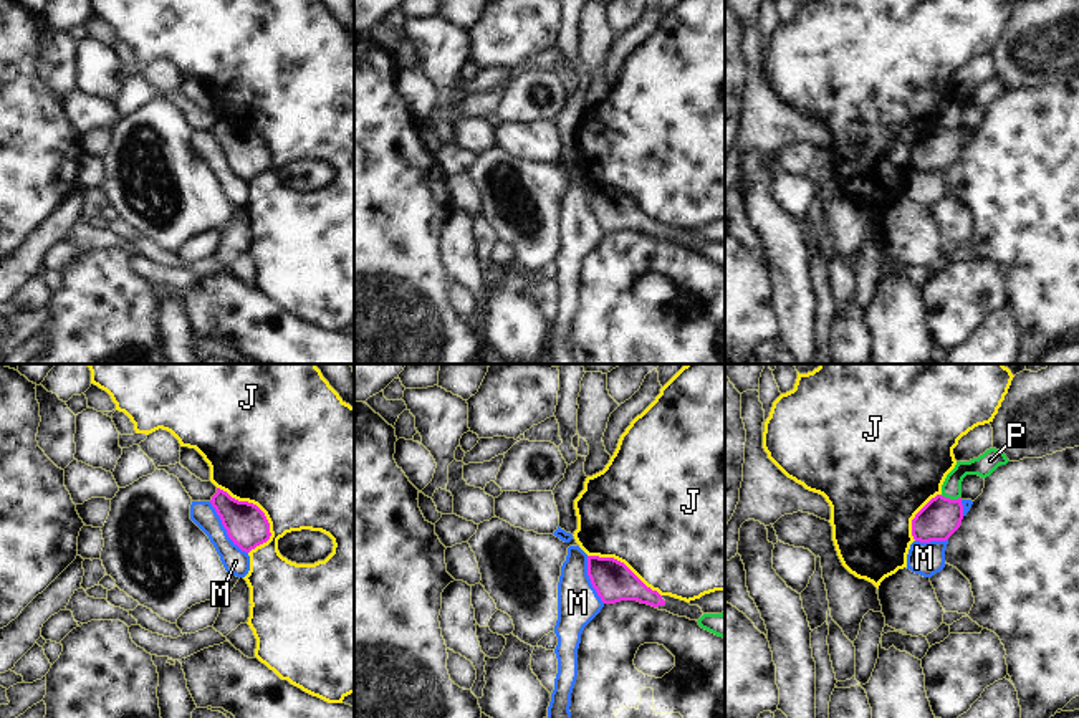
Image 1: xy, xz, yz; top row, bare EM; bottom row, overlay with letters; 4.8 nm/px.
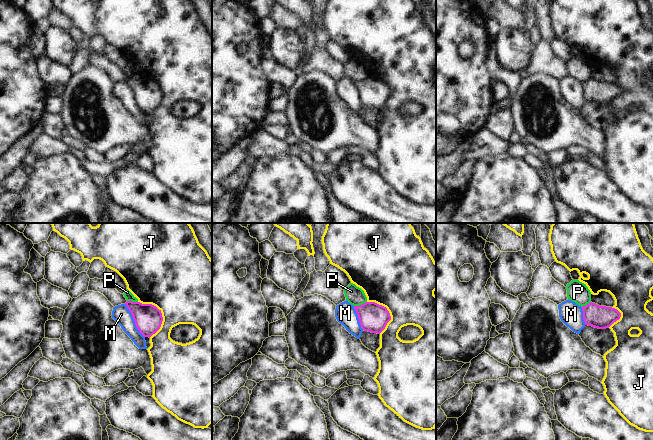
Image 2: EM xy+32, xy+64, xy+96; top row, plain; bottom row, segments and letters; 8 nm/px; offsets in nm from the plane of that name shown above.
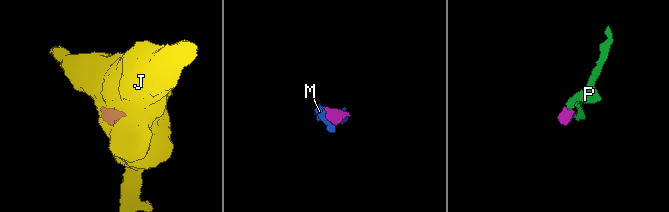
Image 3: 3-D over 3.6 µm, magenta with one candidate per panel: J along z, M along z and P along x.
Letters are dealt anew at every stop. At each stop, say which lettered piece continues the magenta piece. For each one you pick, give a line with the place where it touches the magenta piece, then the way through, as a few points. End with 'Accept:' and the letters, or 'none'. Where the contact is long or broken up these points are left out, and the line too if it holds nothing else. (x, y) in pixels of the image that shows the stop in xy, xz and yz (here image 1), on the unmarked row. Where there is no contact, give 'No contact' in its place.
Accept: none

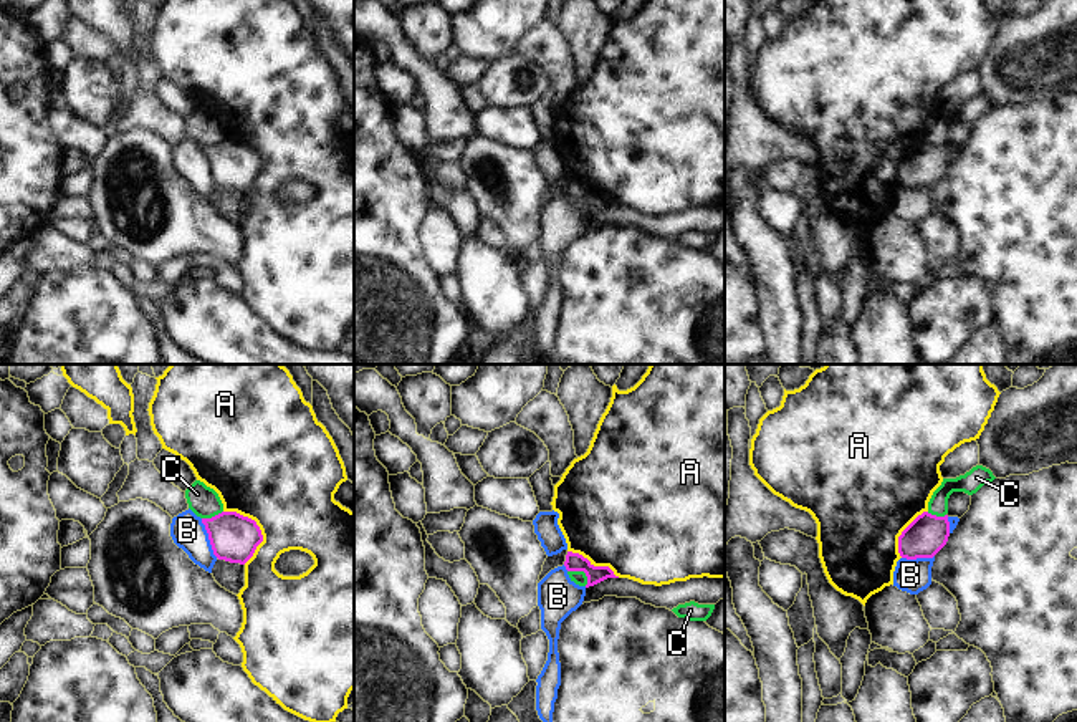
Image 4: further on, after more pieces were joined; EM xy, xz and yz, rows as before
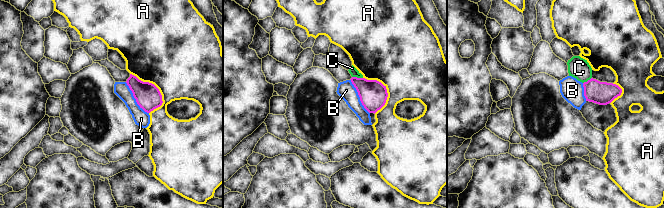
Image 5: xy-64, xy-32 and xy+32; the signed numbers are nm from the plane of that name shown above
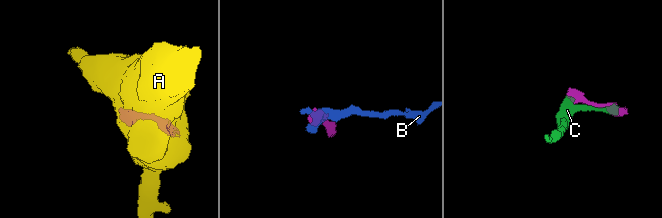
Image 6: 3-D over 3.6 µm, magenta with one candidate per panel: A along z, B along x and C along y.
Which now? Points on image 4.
Accept: none

